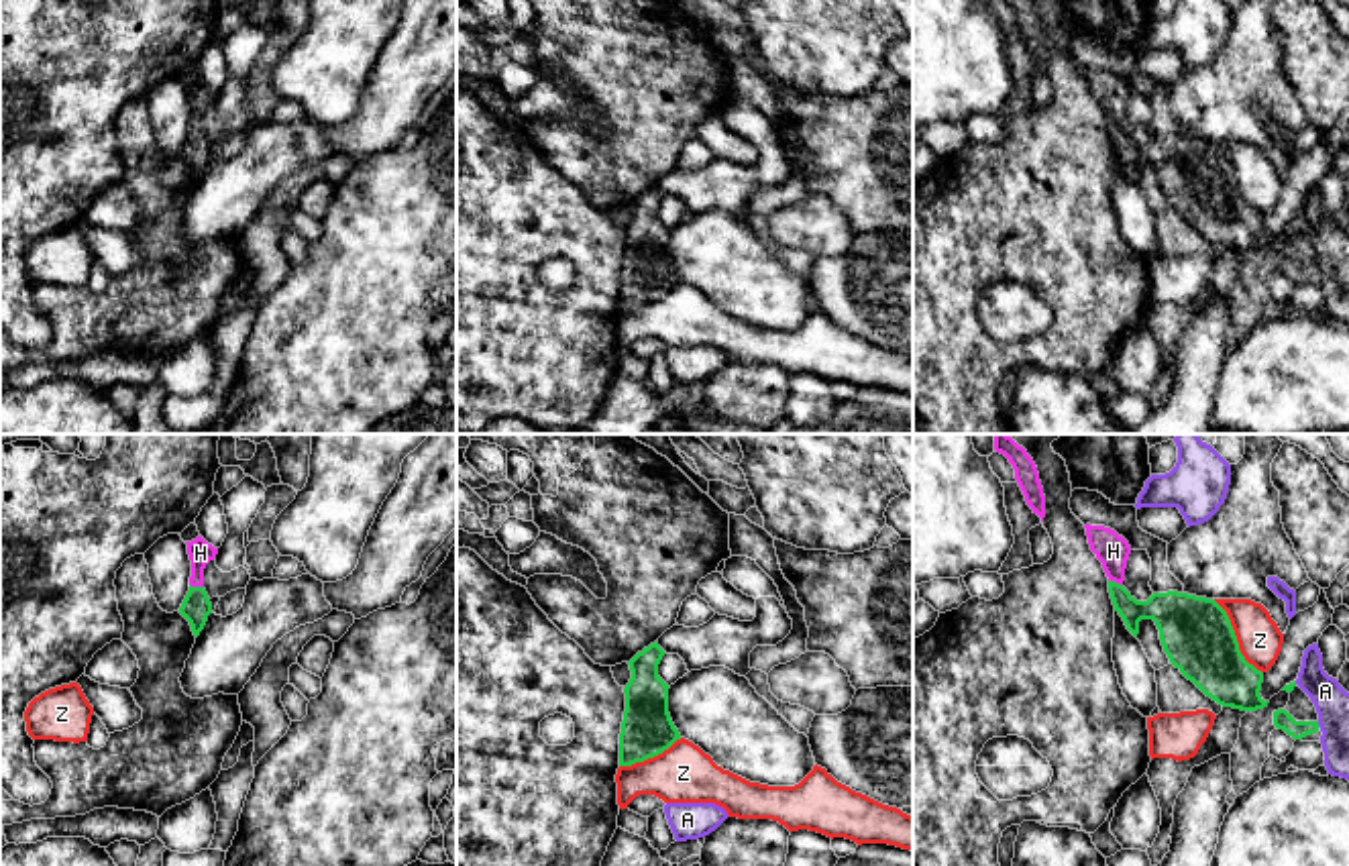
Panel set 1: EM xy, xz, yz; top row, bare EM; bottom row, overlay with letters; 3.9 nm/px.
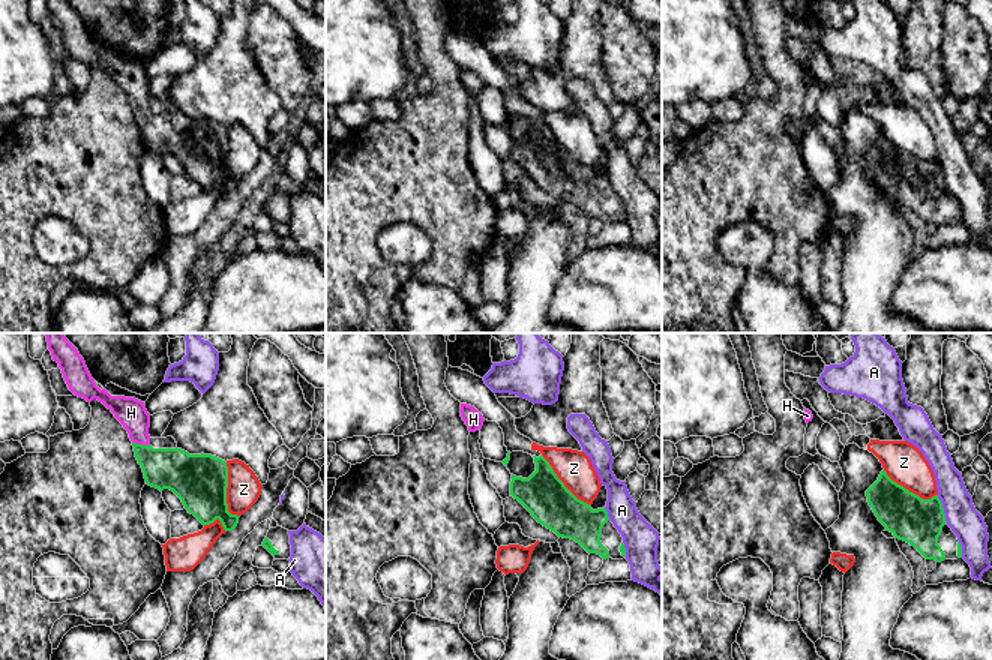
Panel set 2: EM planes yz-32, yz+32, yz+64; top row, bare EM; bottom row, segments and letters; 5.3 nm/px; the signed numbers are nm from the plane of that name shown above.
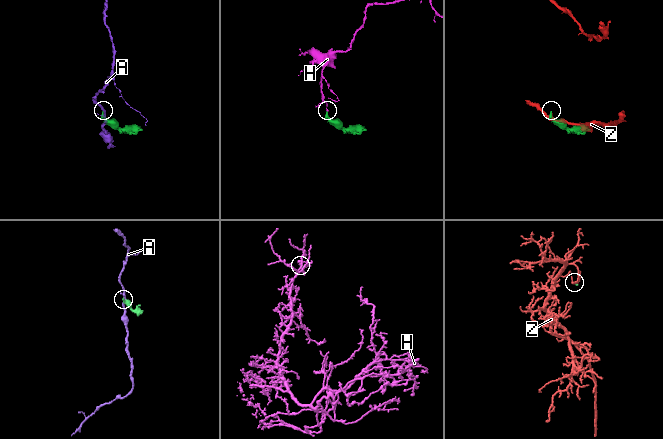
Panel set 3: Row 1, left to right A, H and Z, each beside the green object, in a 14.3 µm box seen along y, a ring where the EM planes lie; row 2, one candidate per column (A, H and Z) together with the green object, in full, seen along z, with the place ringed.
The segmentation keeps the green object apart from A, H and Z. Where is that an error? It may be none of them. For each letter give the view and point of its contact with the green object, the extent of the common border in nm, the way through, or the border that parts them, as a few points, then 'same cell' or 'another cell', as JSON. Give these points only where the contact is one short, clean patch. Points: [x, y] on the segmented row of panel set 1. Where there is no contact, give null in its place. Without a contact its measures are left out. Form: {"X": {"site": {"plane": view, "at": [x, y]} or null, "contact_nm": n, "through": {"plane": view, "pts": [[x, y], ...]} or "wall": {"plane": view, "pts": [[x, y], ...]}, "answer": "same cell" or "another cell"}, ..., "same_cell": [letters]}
{"A": {"site": {"plane": "yz", "at": [1317, 724]}, "contact_nm": 30, "answer": "another cell"}, "H": {"site": {"plane": "xy", "at": [196, 587]}, "contact_nm": 60, "through": {"plane": "xy", "pts": [[196, 606], [196, 587], [200, 553]]}, "answer": "same cell"}, "Z": {"site": {"plane": "yz", "at": [1235, 638]}, "contact_nm": 360, "answer": "another cell"}, "same_cell": ["H"]}

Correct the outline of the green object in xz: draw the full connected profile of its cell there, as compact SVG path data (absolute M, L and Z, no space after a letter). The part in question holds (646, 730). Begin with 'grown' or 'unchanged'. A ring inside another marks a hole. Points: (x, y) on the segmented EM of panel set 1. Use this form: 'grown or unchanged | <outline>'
unchanged | M658 642L638 652L628 664L626 711L619 734L619 766L644 762L681 740L668 713L668 685L658 676L666 652Z

